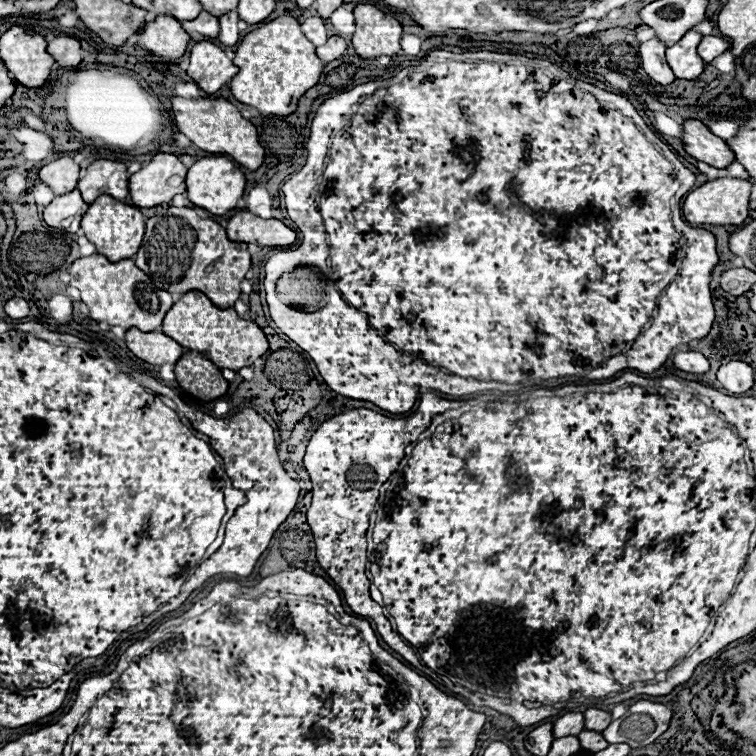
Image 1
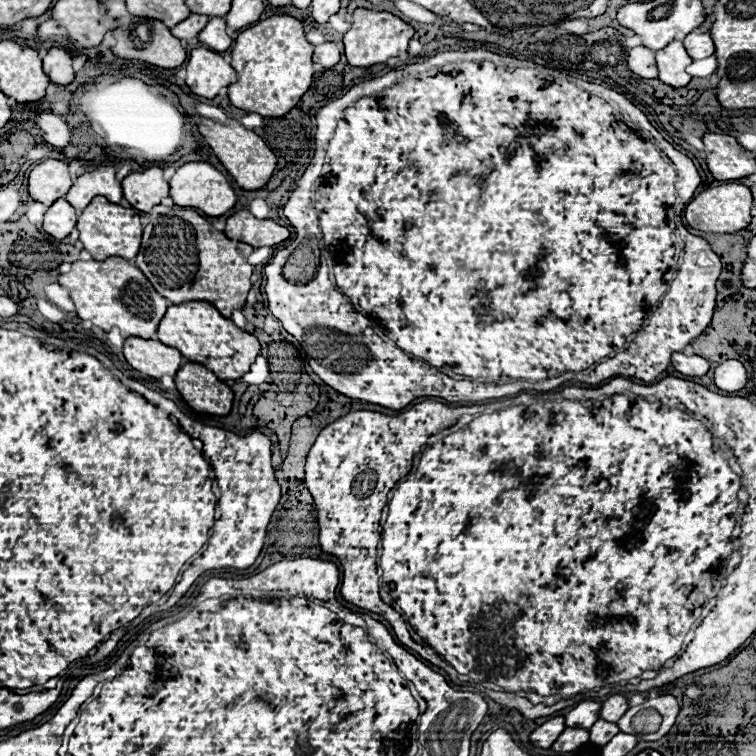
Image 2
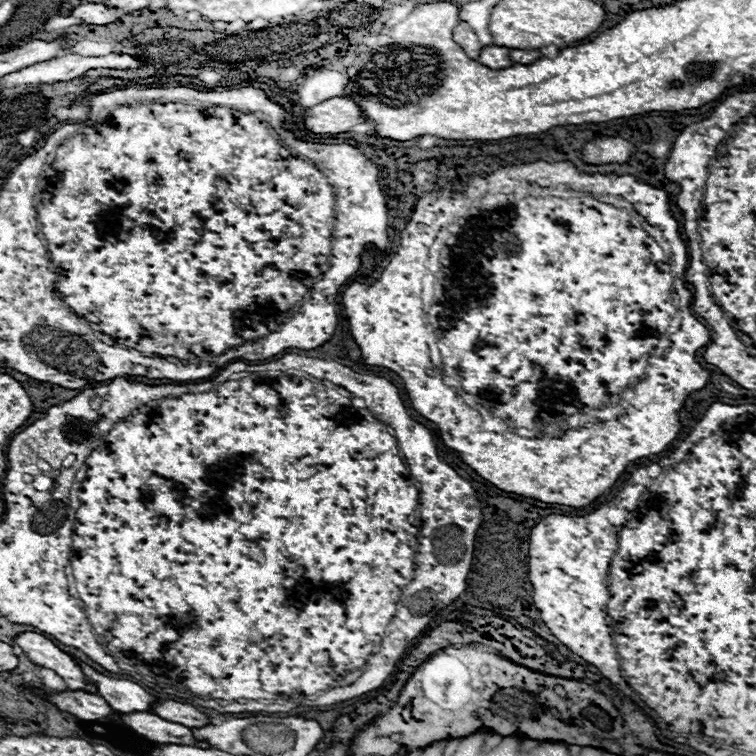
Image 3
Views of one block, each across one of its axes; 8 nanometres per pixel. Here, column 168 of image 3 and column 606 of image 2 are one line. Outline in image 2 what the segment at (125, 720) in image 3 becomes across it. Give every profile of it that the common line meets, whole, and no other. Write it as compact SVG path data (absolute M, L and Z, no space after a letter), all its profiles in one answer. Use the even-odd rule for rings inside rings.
M598 720L592 728L590 728L590 742L596 746L604 746L606 742L610 742L610 738L614 738L618 734L618 726L614 722L606 722L606 720Z

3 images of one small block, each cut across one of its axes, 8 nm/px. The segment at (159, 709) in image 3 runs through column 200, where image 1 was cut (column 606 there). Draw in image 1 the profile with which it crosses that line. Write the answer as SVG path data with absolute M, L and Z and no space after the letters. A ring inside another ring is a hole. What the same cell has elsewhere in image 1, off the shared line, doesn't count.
M588 708L584 712L584 728L586 730L602 732L610 722L612 722L610 712L604 712L604 710L598 710L598 708Z

